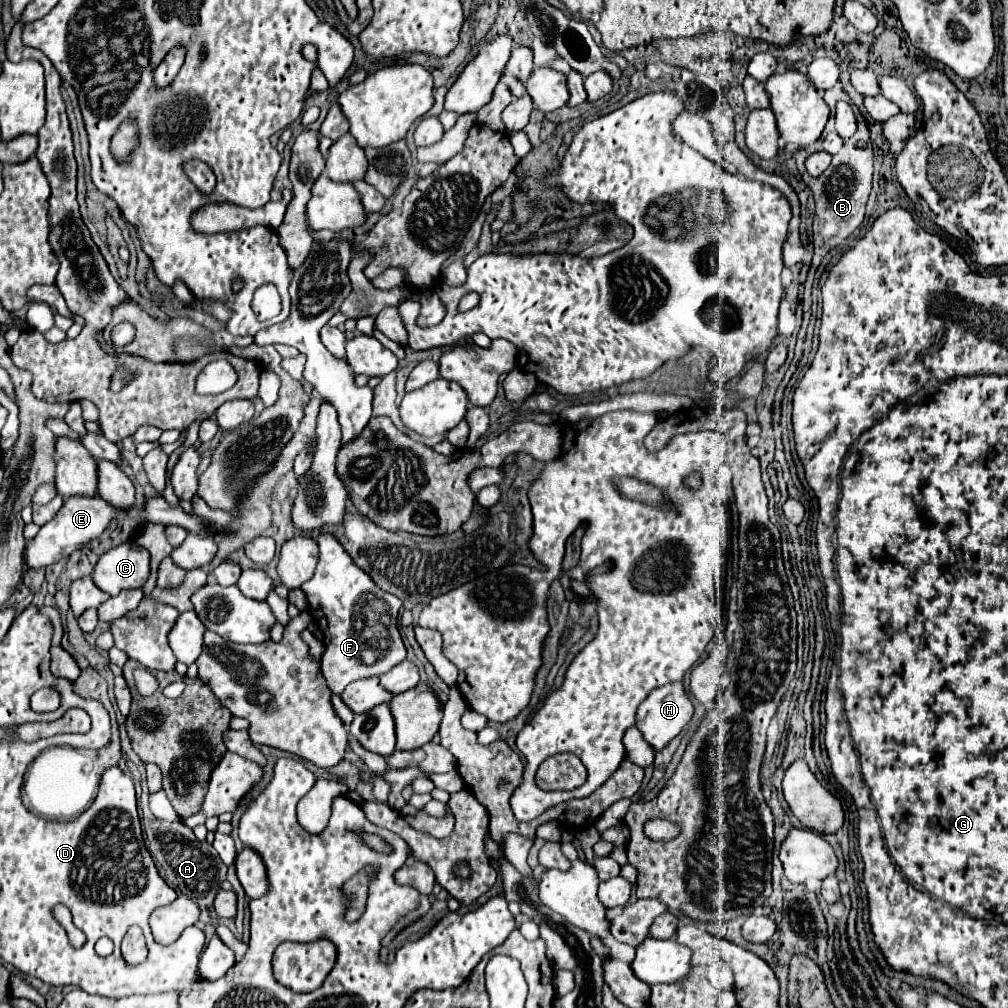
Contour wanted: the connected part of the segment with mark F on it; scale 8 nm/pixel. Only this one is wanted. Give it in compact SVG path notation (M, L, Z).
M321 533L317 543L321 551L317 571L301 589L309 601L309 615L323 633L323 677L333 693L341 693L349 683L363 677L379 677L405 661L405 645L397 631L401 599L379 589L331 533Z

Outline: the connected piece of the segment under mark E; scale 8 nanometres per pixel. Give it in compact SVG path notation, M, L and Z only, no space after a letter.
M81 497L67 499L63 503L63 507L59 509L59 513L55 515L55 519L45 523L39 529L39 533L31 541L27 541L25 551L23 551L23 559L25 559L27 567L29 569L45 569L45 567L69 557L73 551L77 551L83 545L87 545L89 541L97 539L109 525L109 519L113 519L113 517L117 517L117 511L113 511L113 507L109 507L109 503L105 503L101 497L97 497L97 499L81 499Z

